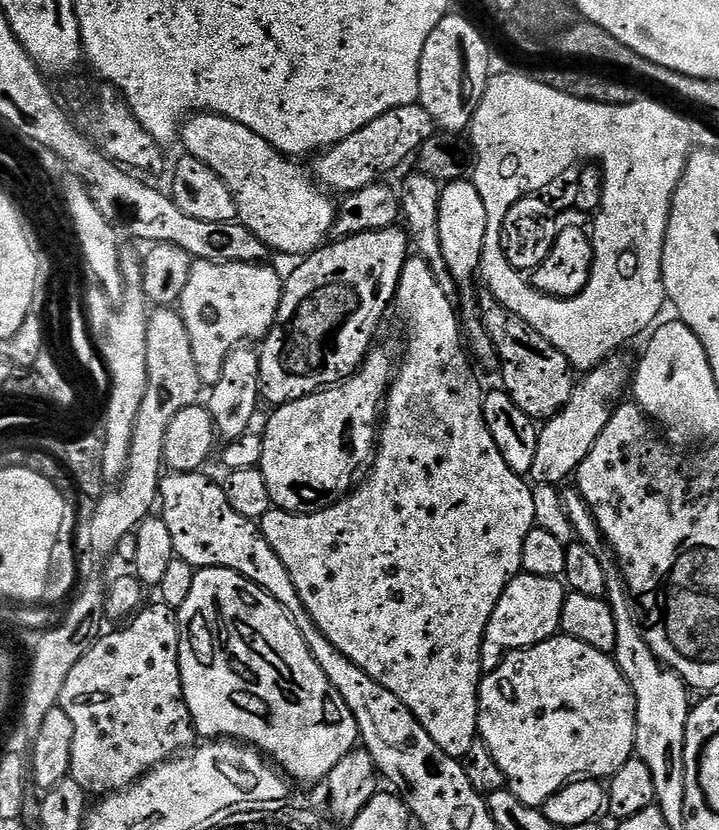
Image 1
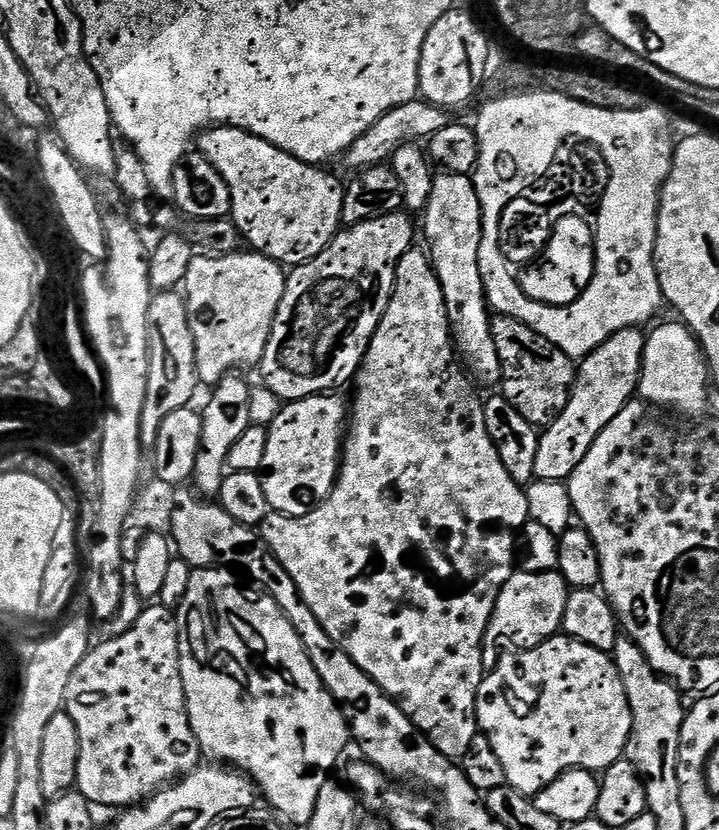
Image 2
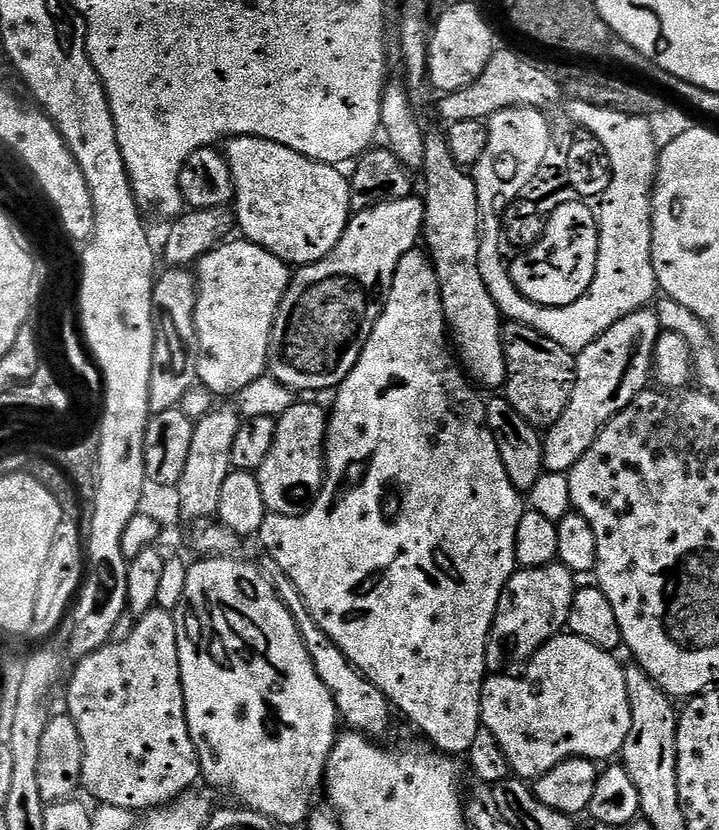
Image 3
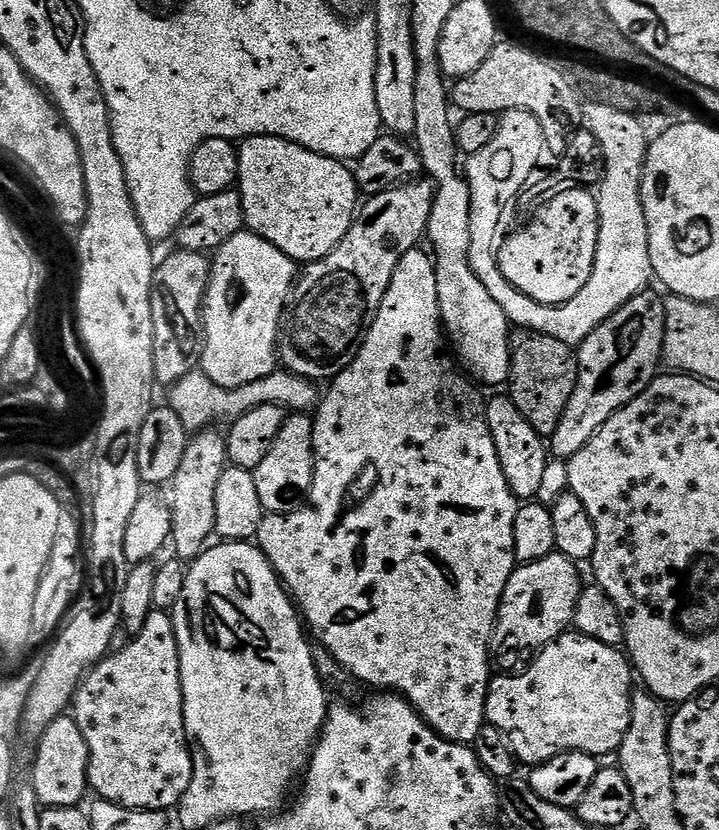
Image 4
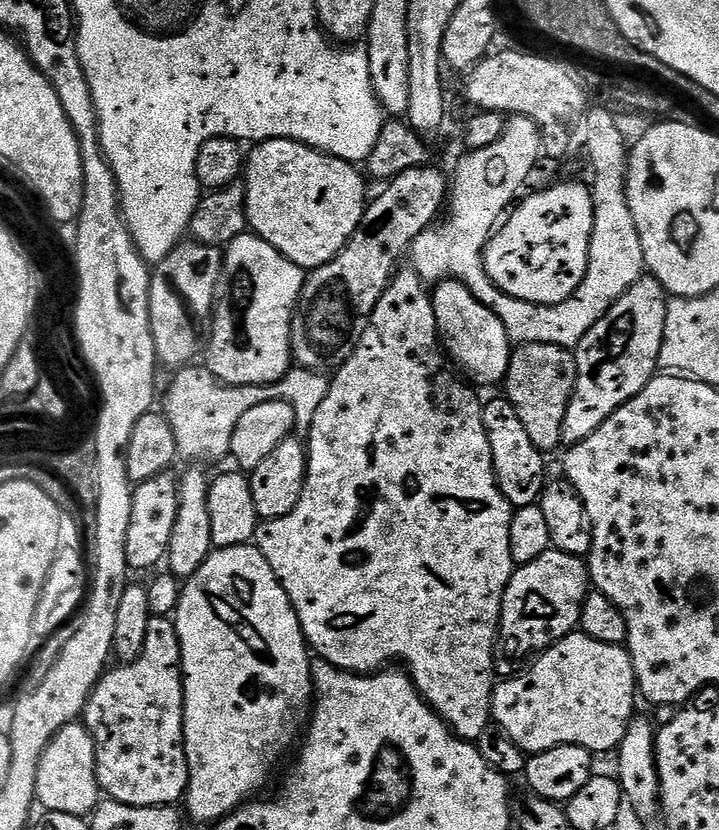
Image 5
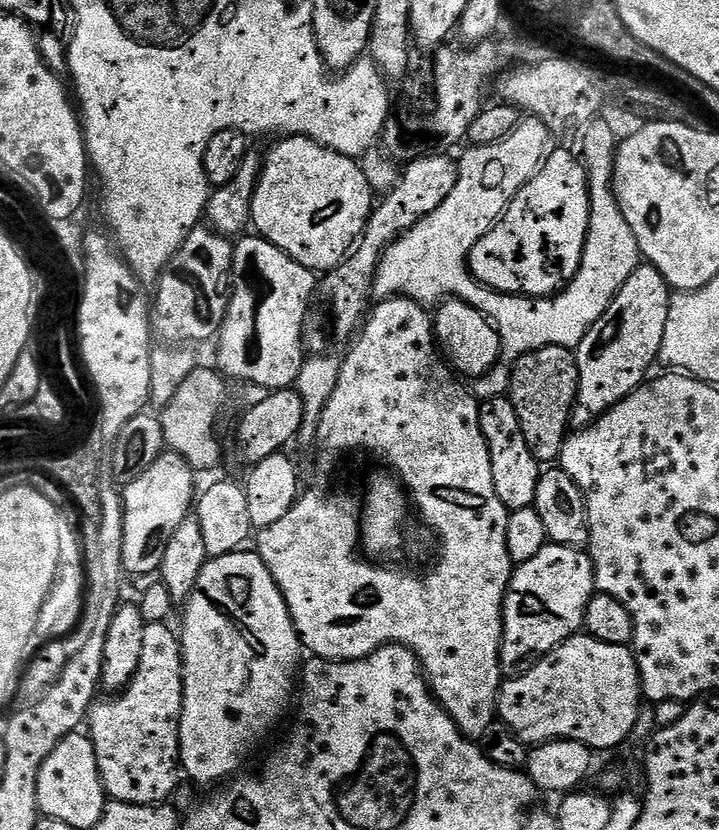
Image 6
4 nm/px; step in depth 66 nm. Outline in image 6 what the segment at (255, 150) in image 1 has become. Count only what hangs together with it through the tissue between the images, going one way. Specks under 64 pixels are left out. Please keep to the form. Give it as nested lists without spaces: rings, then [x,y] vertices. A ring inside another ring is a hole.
[[[290,136],[281,141],[273,146],[269,156],[263,157],[264,169],[254,190],[251,227],[302,266],[323,274],[338,267],[363,236],[374,207],[374,190],[363,167],[357,161],[355,164],[351,155],[335,152],[305,136]]]

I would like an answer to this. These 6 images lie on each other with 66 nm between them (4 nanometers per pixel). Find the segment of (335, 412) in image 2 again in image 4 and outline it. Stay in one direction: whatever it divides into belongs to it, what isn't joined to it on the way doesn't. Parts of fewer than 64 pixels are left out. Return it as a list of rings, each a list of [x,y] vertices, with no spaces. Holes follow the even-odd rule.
[[[292,414],[287,417],[278,430],[278,438],[274,438],[274,446],[270,446],[270,454],[262,458],[260,465],[252,472],[254,486],[258,486],[258,498],[262,498],[262,506],[268,514],[287,514],[297,512],[304,507],[308,499],[308,491],[312,489],[312,475],[314,474],[314,454],[312,453],[312,421],[308,414]]]

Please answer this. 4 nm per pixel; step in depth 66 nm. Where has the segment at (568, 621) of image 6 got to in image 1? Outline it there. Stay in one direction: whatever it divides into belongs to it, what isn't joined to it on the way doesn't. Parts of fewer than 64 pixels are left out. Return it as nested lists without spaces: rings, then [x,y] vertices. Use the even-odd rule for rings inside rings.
[[[521,574],[512,579],[506,590],[502,590],[502,598],[498,598],[494,614],[490,614],[490,622],[480,647],[481,669],[490,673],[499,666],[509,650],[529,648],[557,635],[560,632],[565,595],[565,585],[557,578]]]

